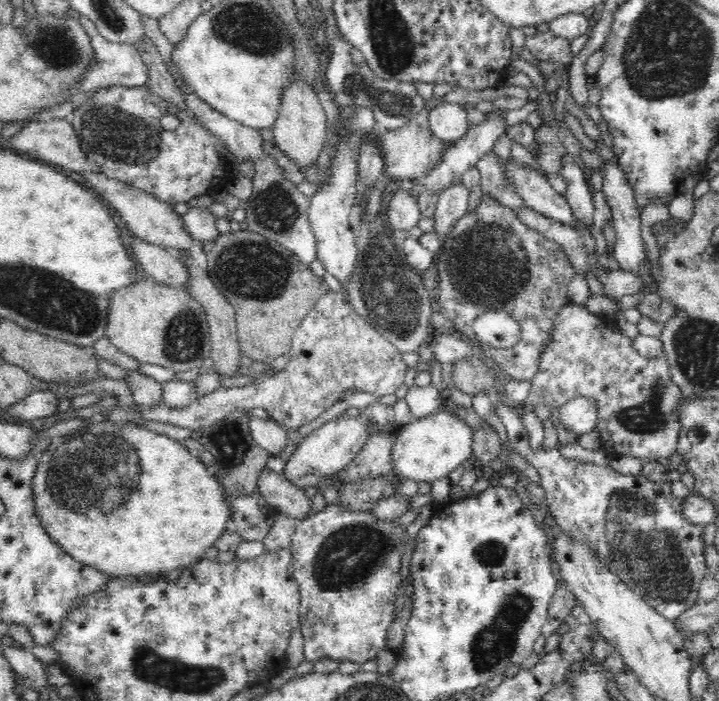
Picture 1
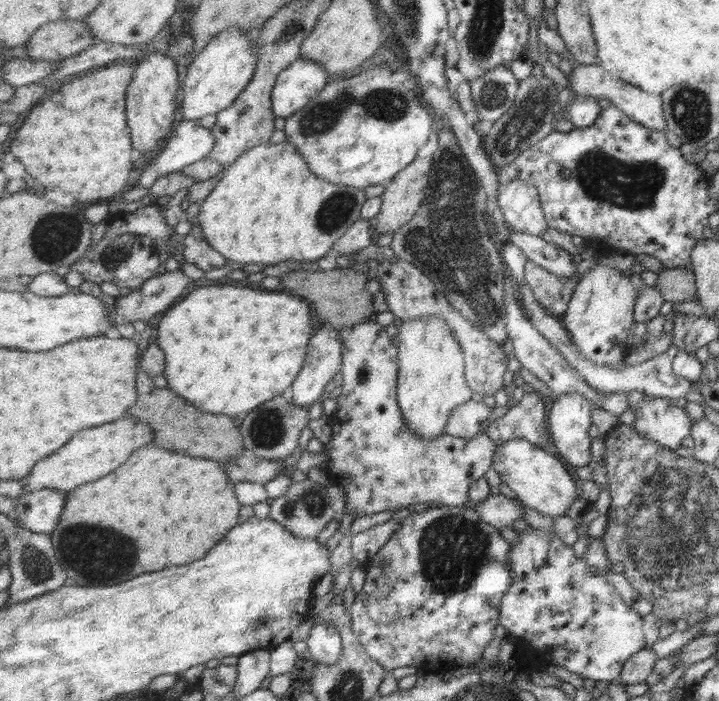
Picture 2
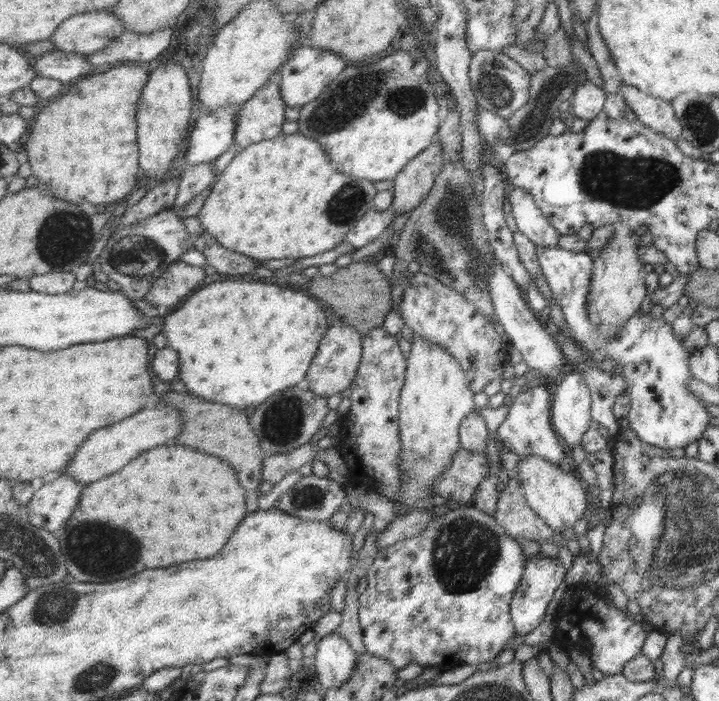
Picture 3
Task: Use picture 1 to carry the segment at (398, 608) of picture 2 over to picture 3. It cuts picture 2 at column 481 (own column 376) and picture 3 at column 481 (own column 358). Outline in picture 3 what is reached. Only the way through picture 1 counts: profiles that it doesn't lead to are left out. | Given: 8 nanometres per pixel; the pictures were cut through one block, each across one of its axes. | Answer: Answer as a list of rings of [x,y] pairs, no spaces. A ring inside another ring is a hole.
[[[465,504],[458,509],[450,510],[444,515],[435,517],[421,534],[381,549],[377,558],[369,567],[365,576],[368,585],[359,599],[360,623],[365,633],[364,643],[367,645],[367,653],[387,659],[399,669],[415,662],[424,668],[441,666],[441,664],[447,664],[447,660],[449,660],[449,668],[455,668],[455,666],[458,667],[462,664],[475,665],[492,661],[493,658],[497,658],[505,650],[505,644],[517,634],[511,616],[511,607],[515,591],[519,588],[525,574],[527,561],[526,551],[523,550],[515,537],[503,528],[503,525],[494,515],[487,514],[486,511],[479,510],[478,507]]]

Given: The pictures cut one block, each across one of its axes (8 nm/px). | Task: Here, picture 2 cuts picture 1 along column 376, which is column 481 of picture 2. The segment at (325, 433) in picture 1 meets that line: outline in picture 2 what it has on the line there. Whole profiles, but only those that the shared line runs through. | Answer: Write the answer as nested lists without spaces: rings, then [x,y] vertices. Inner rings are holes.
[[[482,401],[465,402],[451,413],[446,432],[459,438],[477,437],[481,433],[483,422],[489,420],[492,414],[493,407],[483,404]]]

